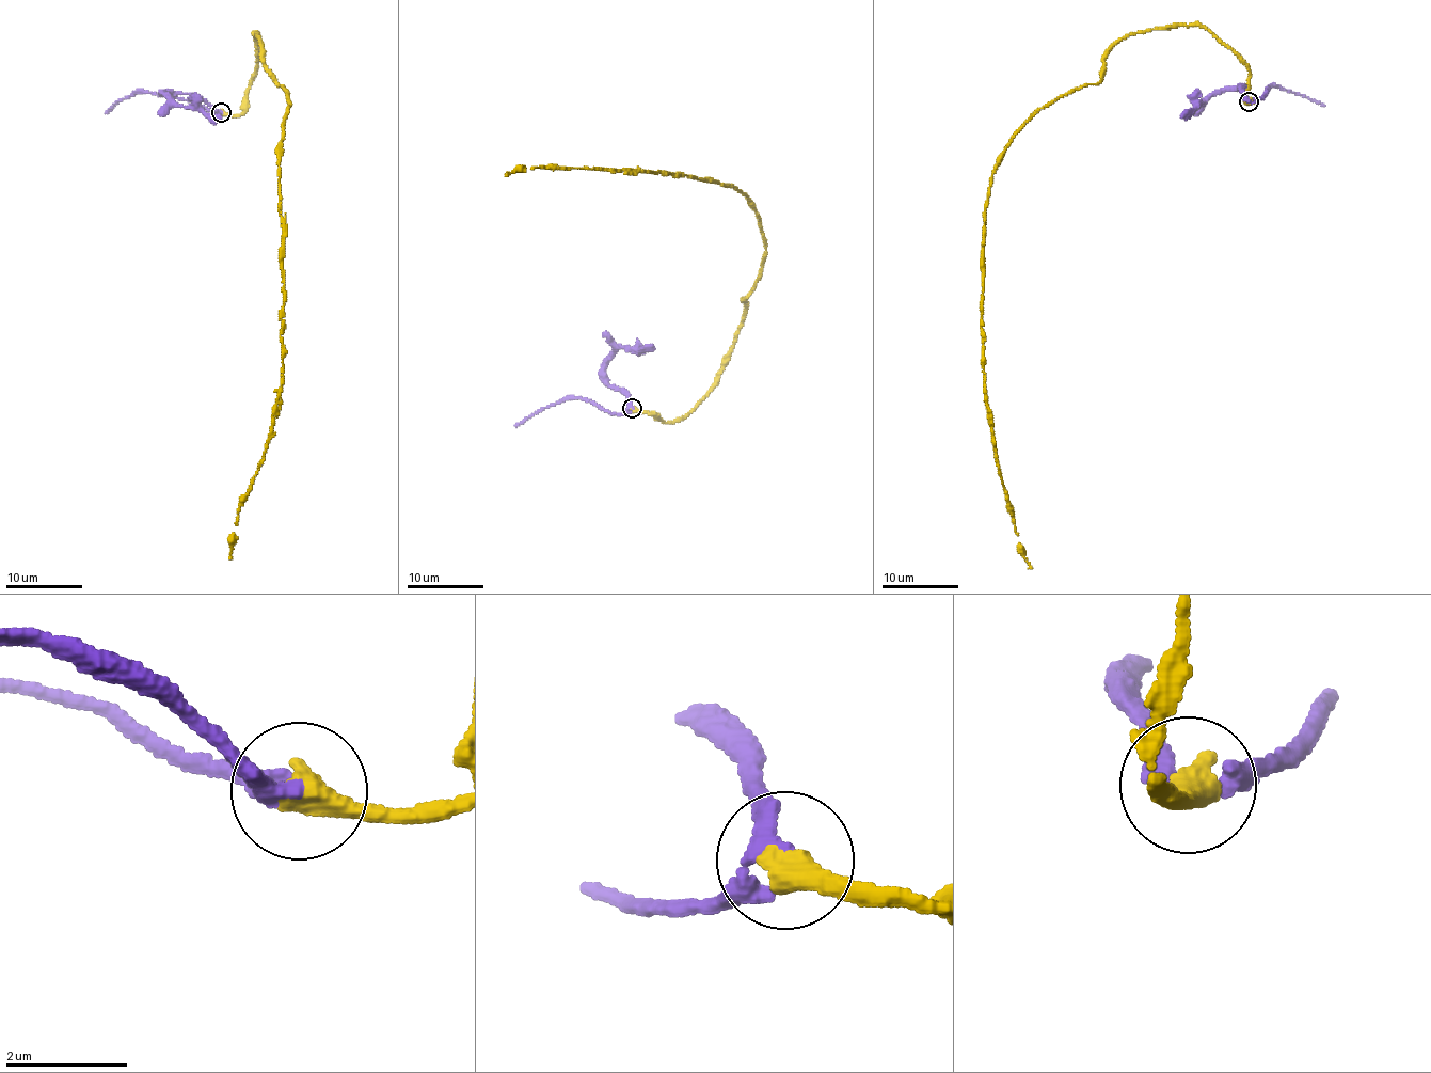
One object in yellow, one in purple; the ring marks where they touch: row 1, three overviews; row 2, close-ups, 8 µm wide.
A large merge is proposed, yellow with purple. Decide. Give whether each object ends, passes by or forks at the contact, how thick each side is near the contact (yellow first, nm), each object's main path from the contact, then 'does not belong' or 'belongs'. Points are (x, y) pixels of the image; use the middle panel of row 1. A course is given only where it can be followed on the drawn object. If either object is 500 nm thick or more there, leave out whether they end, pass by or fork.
500/220 nm | yellow via (632, 408), (672, 423), (710, 391), (766, 250), (746, 195), (679, 172), (542, 166), (505, 176) | purple via (632, 408), (627, 407), (624, 413), (611, 414), (581, 398), (560, 399), (514, 425) | belongs

